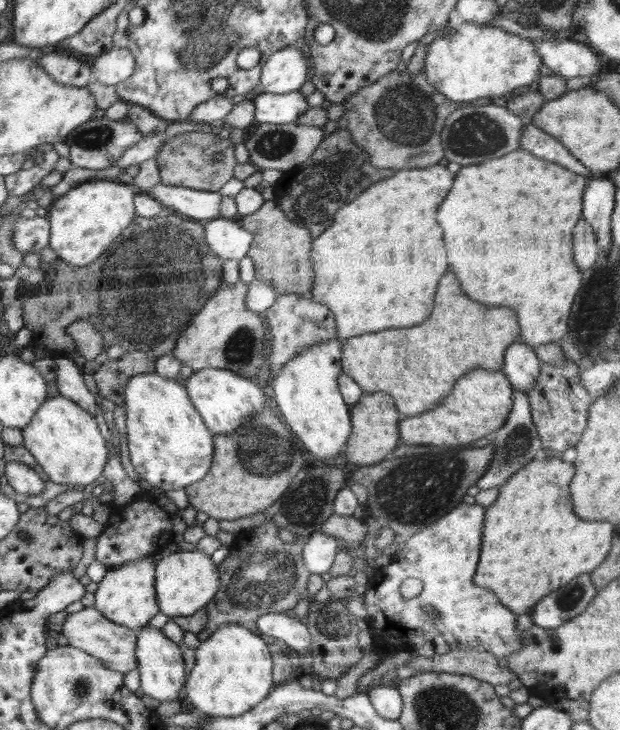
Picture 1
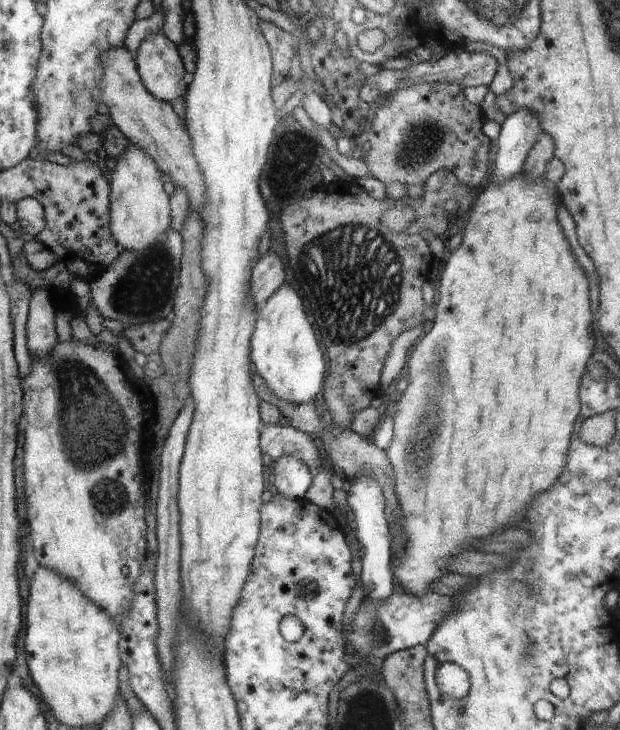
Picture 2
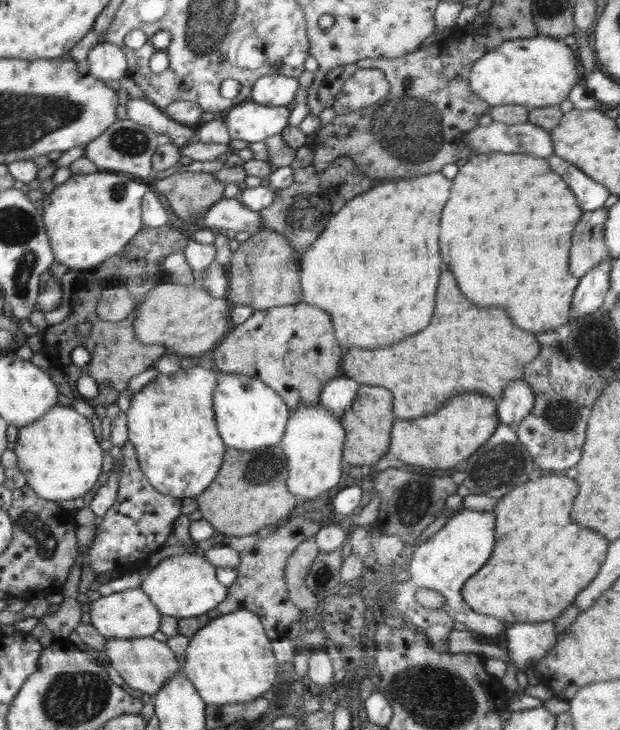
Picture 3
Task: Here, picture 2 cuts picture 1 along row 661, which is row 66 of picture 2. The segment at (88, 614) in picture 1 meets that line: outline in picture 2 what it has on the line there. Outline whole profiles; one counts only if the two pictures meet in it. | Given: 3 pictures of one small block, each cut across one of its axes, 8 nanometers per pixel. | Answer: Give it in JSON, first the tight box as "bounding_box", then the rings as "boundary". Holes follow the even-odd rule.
{"bounding_box":[100,47,204,216],"boundary":[[[125,47],[111,48],[102,56],[103,70],[100,82],[101,102],[108,106],[113,124],[129,140],[130,145],[142,150],[156,166],[160,174],[170,177],[175,188],[184,188],[188,196],[188,204],[198,216],[202,216],[204,206],[204,178],[200,174],[198,162],[194,158],[194,146],[185,120],[178,116],[172,105],[154,98],[138,74],[135,58]]]}

